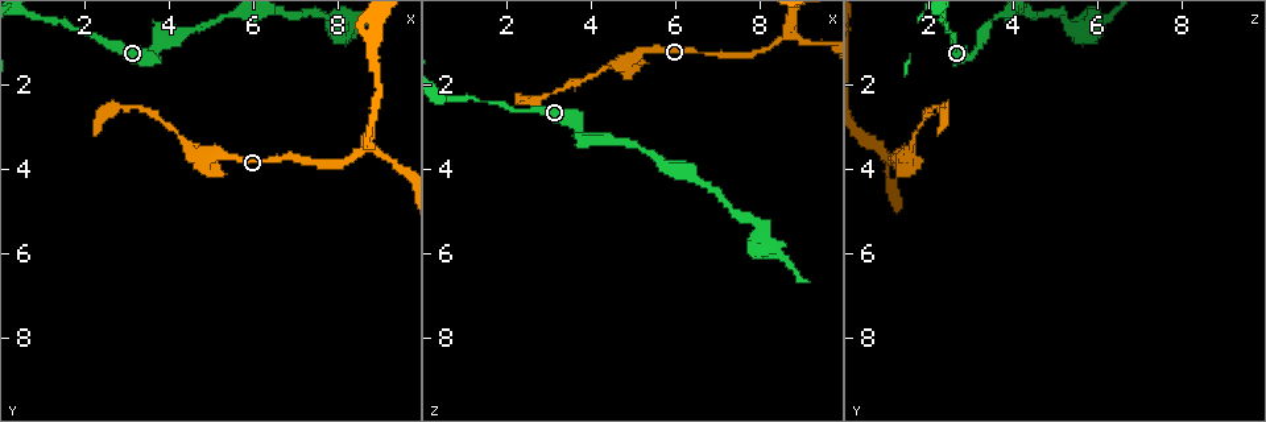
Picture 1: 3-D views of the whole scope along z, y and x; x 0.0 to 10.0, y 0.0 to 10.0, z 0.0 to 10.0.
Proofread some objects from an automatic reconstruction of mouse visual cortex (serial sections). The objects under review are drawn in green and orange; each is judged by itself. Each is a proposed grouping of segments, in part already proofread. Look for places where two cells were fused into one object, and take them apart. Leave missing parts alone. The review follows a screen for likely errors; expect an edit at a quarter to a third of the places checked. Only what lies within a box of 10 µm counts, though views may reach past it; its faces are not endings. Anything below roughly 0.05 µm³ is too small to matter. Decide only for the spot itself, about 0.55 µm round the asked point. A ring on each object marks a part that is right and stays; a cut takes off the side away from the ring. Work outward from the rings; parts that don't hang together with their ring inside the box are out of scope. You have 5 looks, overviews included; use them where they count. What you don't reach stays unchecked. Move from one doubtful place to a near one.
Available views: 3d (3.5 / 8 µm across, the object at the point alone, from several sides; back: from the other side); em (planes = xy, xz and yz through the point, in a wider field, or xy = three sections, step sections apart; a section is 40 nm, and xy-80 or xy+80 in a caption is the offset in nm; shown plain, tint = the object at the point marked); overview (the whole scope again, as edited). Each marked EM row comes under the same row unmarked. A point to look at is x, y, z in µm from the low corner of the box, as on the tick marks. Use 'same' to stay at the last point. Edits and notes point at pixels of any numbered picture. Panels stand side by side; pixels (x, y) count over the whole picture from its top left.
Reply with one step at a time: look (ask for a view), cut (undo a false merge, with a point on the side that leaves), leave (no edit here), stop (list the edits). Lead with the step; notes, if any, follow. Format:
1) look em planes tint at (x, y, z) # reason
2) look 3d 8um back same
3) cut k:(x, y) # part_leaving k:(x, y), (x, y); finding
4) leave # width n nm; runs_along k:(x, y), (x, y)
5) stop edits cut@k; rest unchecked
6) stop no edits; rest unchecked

look 3d 3.5um at (4.85, 3.75, 1.40) # branch point

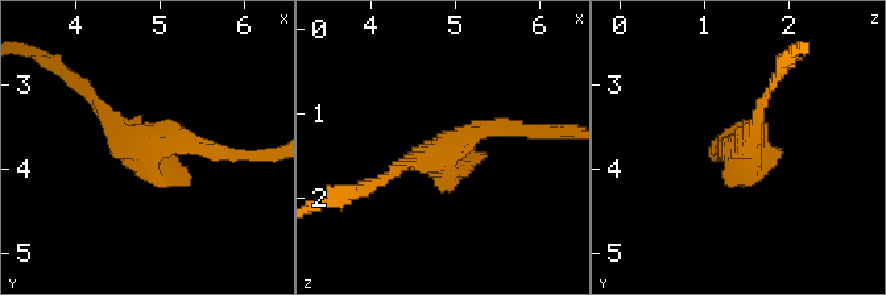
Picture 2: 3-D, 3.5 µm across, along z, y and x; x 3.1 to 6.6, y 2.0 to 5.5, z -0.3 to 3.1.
look em xy step 2 tint at (4.85, 3.70, 1.35) # need the tissue

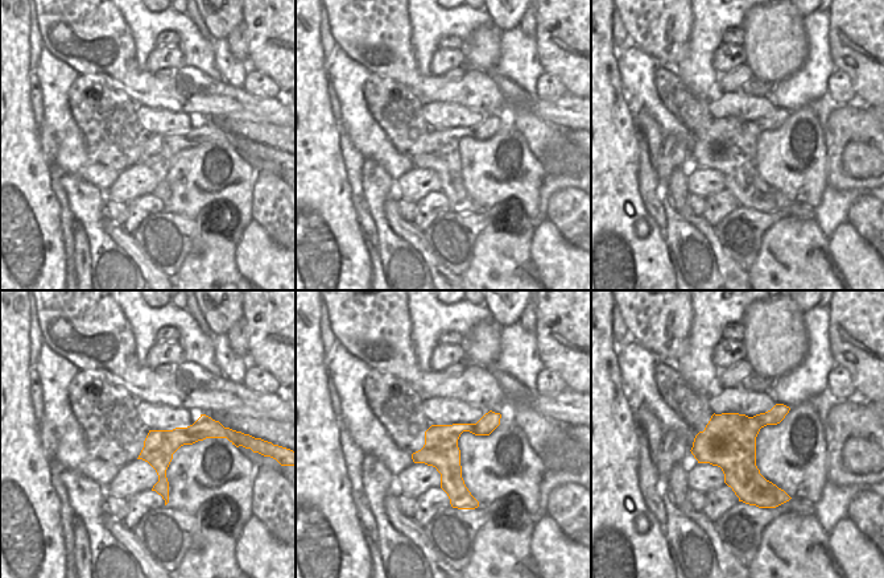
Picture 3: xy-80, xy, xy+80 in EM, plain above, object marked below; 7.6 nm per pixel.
leave # runs_along 3:(496, 416), (450, 438), (467, 503); one cell here

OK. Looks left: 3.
look 3d 8um back at (4.05, 0.70, 3.35) # sharp bend

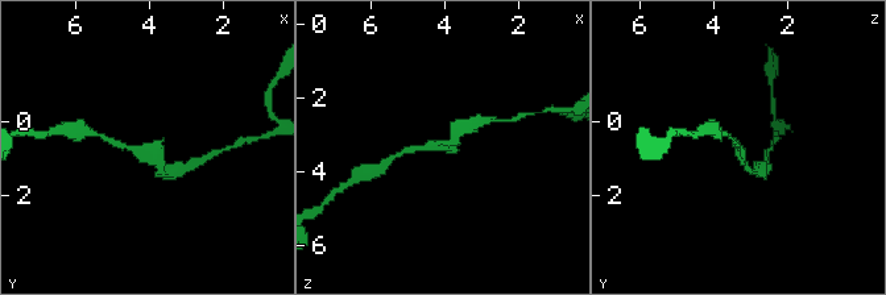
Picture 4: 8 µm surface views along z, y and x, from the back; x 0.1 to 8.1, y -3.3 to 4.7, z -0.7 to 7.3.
look em xy step 2 tint same # arm_widths 150, 150 nm; shape alone is not enough

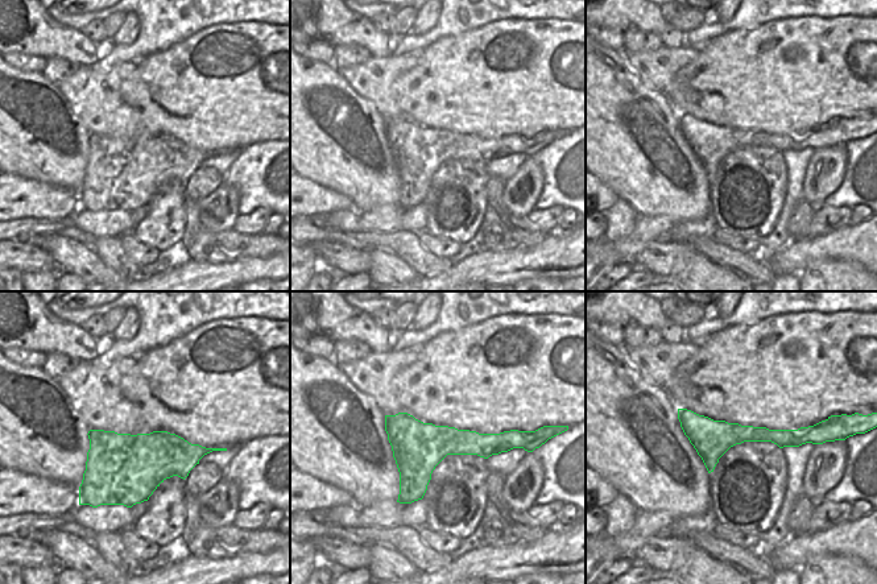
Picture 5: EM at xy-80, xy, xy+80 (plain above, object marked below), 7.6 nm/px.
leave # runs_along 4:(168, 171), (149, 146), (114, 144); one cell here

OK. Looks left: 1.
stop no edits; rest unchecked

